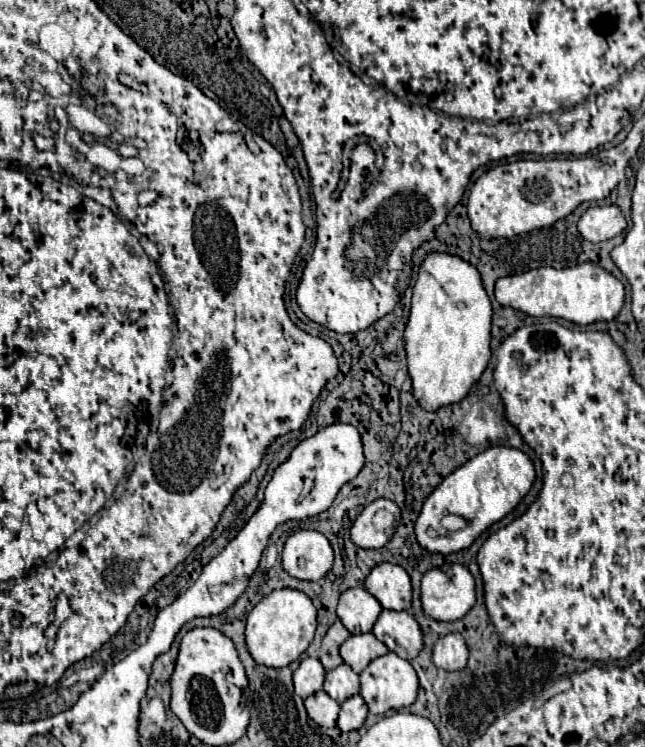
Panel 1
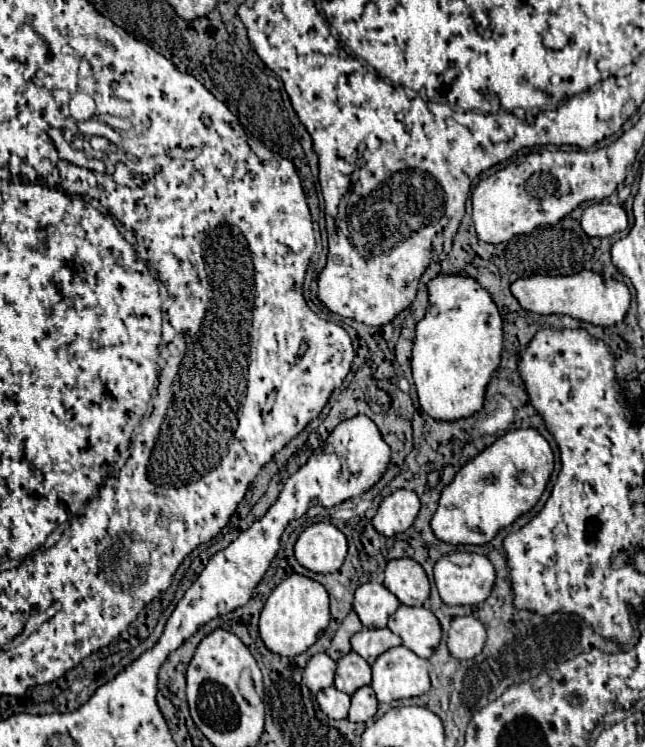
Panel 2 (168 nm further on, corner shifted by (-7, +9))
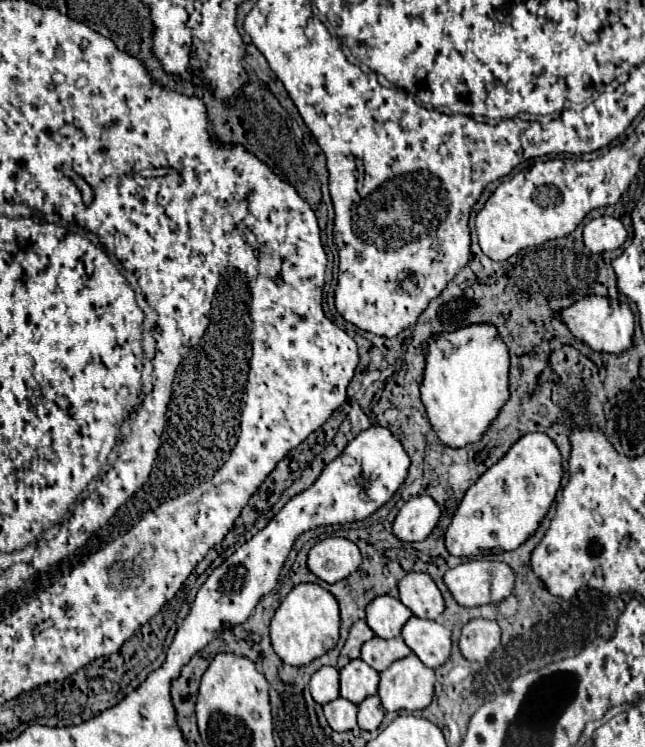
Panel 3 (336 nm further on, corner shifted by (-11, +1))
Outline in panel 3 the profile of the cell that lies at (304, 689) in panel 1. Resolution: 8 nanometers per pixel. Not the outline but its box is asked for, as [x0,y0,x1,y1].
[310,667,340,705]

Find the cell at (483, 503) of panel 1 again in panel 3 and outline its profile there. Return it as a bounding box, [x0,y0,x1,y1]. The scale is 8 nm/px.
[444,433,562,557]

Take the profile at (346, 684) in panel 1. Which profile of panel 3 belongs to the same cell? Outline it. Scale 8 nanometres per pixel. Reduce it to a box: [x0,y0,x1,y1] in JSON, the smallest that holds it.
[340,659,378,703]

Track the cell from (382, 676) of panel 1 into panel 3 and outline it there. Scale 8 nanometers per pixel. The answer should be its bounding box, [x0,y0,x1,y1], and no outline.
[378,653,434,711]

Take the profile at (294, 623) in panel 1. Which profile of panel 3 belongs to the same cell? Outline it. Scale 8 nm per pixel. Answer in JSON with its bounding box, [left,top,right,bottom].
[270,583,340,667]

